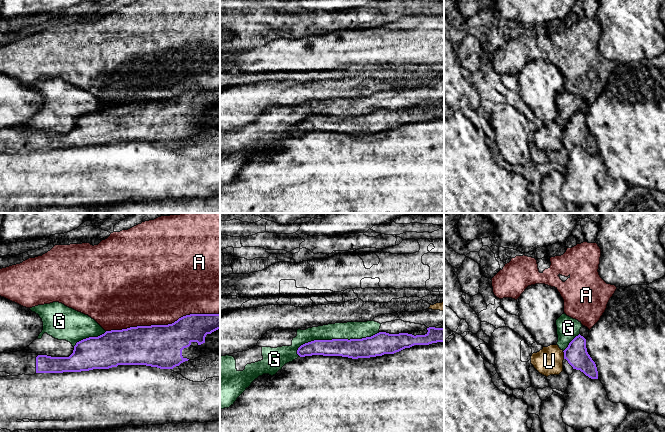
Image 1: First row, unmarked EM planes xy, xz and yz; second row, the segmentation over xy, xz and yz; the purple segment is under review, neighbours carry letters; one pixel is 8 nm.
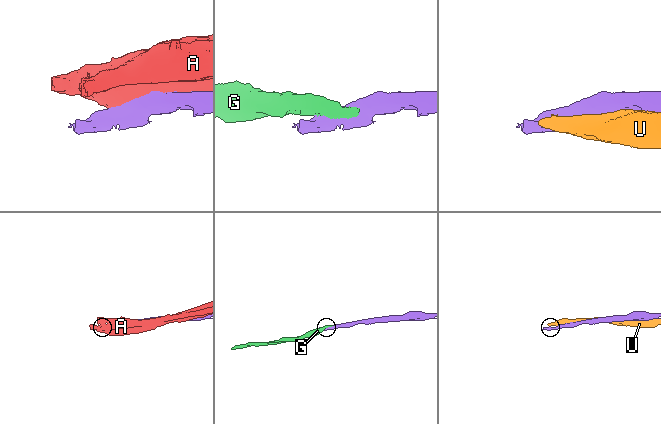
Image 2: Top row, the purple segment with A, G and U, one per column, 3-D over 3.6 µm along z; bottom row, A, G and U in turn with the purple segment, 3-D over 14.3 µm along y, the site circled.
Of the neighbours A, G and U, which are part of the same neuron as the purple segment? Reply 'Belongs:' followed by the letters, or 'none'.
Belongs: none

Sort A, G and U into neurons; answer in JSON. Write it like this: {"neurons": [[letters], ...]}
{"neurons": [["A"], ["G", "U"]]}

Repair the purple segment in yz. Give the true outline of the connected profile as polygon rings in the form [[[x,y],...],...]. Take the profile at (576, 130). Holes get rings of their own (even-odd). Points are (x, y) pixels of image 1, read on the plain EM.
[[[576,112],[563,128],[564,135],[573,145],[580,146],[591,155],[598,155],[596,140],[587,128],[586,115],[583,112]]]

